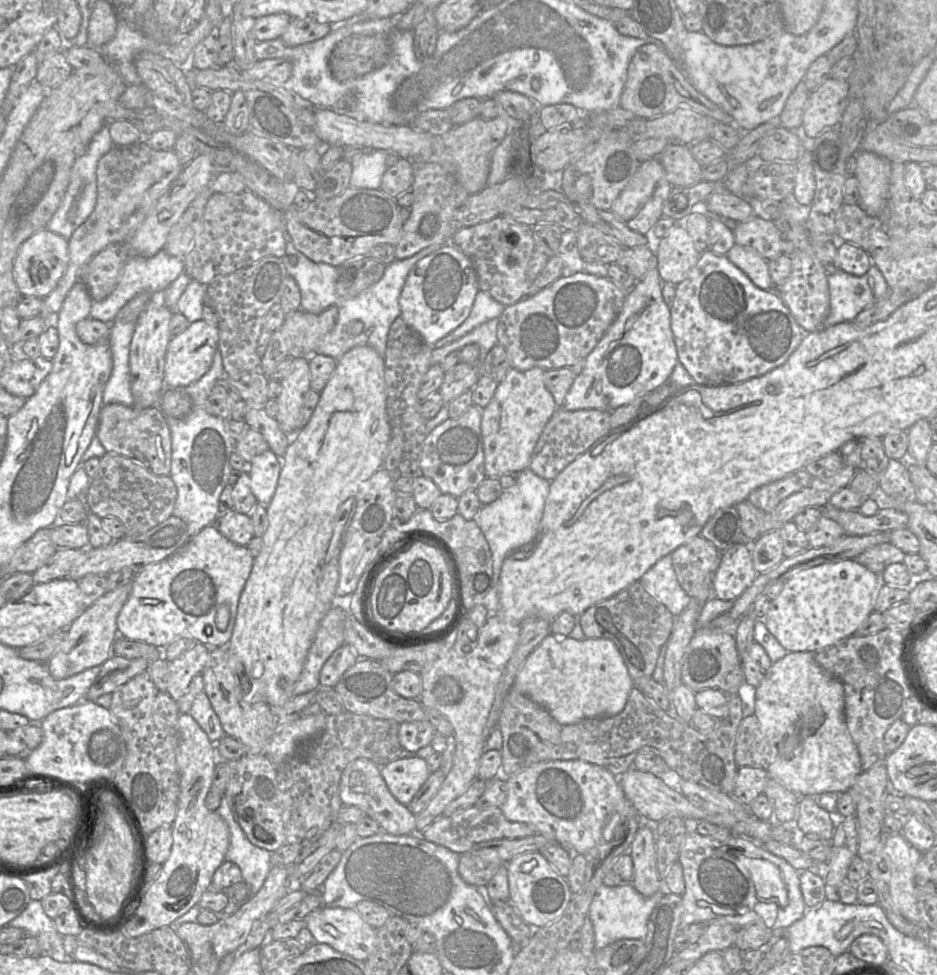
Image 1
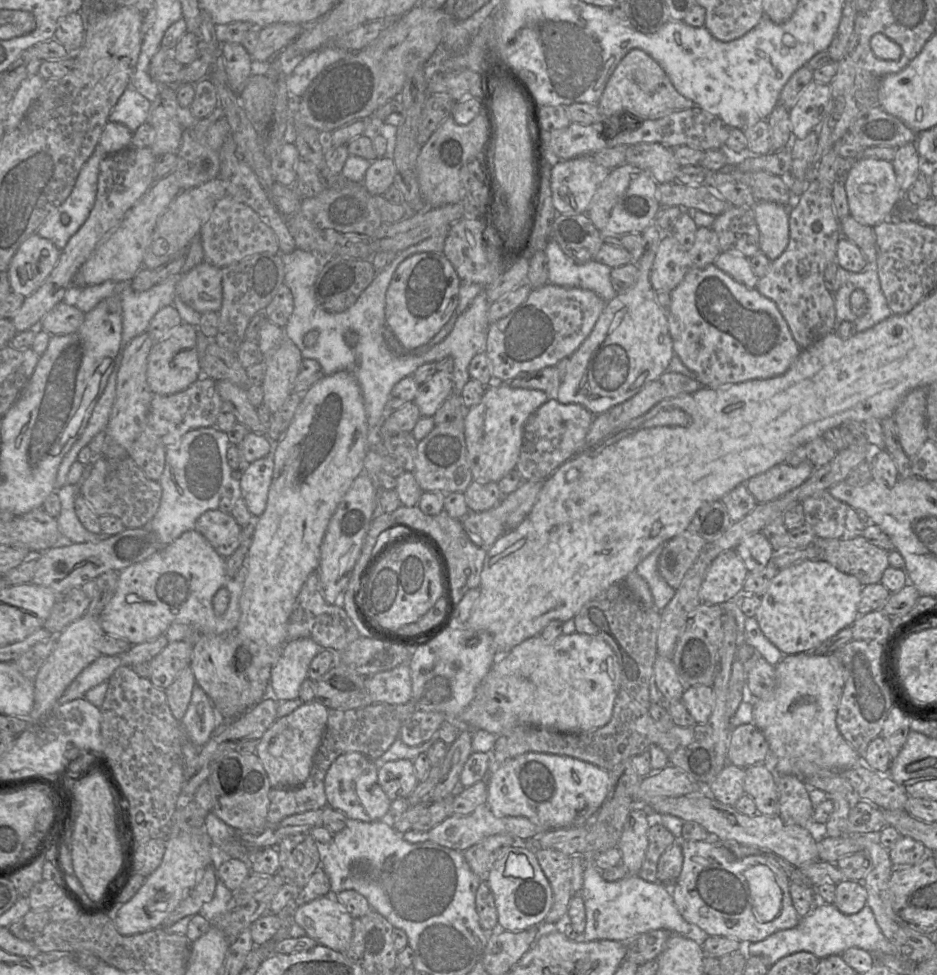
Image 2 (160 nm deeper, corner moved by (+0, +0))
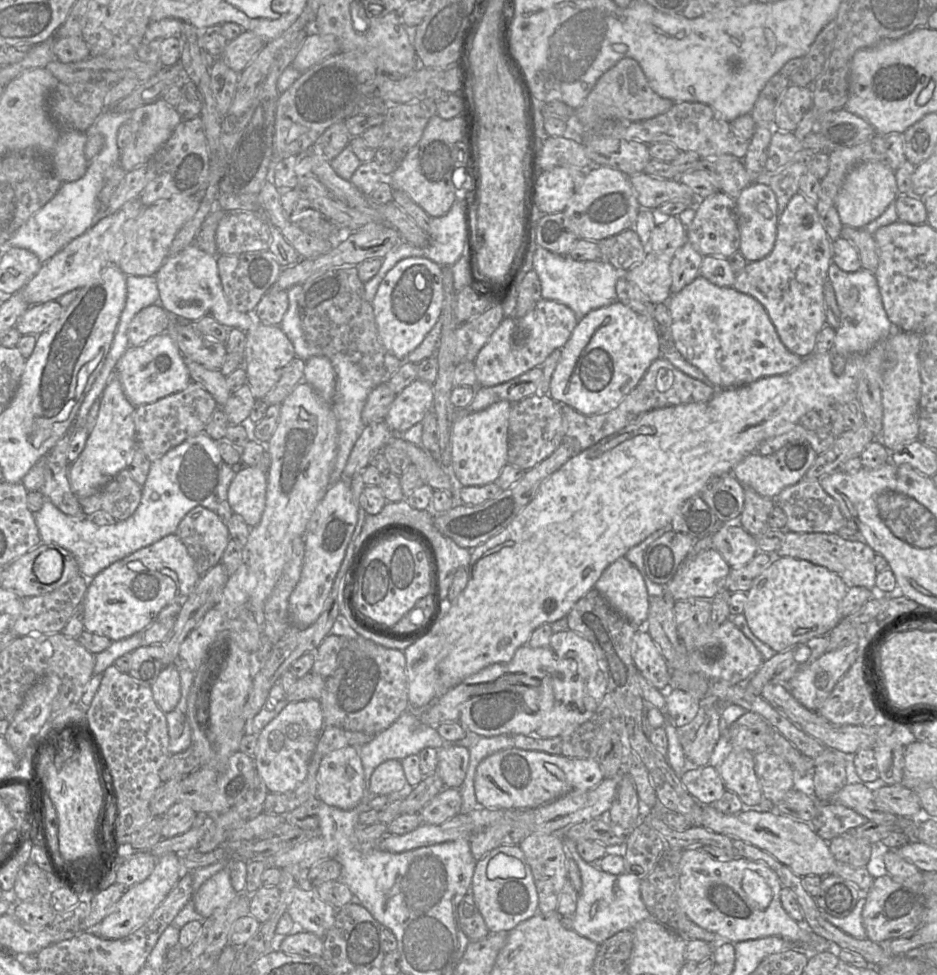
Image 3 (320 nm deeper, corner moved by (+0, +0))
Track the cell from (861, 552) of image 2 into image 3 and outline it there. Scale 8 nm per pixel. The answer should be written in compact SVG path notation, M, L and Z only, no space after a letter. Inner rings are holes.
M785 532L776 556L807 560L837 574L847 585L875 589L877 571L874 566L876 552L865 542L849 541L831 533Z

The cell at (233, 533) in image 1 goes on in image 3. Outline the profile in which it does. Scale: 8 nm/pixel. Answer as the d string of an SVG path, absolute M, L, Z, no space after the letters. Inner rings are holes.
M203 506L190 510L175 534L185 545L200 576L220 562L230 539L227 525L216 512Z

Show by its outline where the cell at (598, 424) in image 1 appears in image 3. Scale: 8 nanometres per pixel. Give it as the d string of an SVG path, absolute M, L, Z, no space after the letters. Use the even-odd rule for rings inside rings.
M537 393L513 403L508 427L508 462L525 471L549 457L565 439L561 405L549 394Z

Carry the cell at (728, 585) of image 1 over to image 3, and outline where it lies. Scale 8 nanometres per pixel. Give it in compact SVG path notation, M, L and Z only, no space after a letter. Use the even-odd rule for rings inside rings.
M707 549L679 562L676 574L665 589L675 602L712 599L719 591L726 589L730 570L731 567L717 550Z

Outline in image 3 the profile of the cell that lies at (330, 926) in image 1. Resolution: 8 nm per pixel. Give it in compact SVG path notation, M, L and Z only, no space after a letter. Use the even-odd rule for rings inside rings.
M295 886L286 912L299 930L324 938L335 922L336 909L321 900L316 890Z

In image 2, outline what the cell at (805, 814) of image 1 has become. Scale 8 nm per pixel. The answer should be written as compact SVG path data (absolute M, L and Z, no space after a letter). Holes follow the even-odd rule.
M793 774L777 775L780 794L780 816L790 824L802 827L813 820L814 805L809 797L809 789L801 777Z

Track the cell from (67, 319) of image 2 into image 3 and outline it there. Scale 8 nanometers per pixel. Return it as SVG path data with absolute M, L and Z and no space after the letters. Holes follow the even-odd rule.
M56 300L31 305L19 317L15 328L21 335L38 336L60 317L62 311L63 307Z

